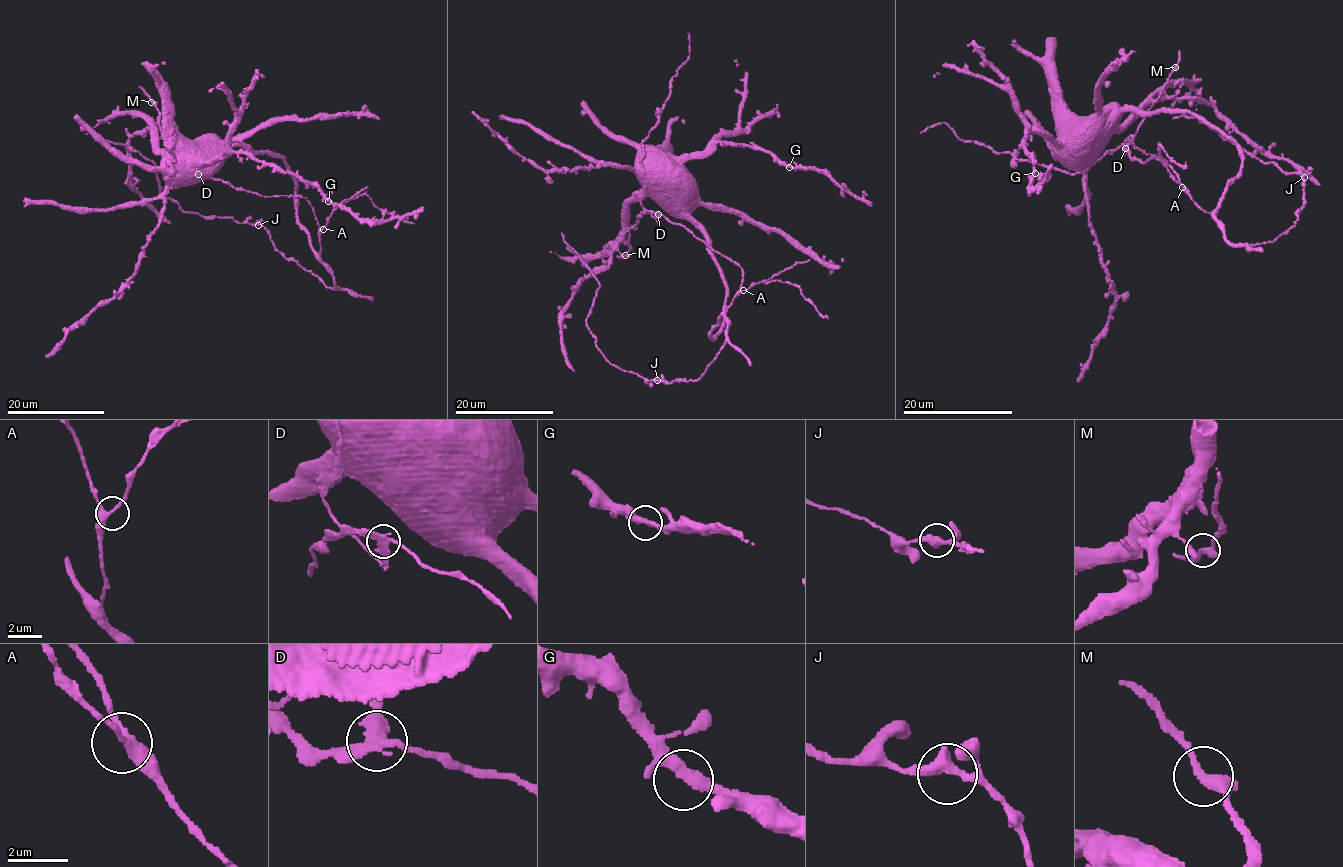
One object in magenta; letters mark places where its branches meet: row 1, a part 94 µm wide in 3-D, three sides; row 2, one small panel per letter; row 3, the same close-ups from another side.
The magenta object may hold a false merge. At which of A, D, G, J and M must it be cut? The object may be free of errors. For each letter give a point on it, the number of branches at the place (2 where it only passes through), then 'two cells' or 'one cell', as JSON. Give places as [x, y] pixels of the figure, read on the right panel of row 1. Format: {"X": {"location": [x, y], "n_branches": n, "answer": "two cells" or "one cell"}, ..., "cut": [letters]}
{"A": {"location": [1182, 187], "n_branches": 3, "answer": "one cell"}, "D": {"location": [1125, 148], "n_branches": 3, "answer": "two cells"}, "G": {"location": [1035, 173], "n_branches": 3, "answer": "one cell"}, "J": {"location": [1304, 177], "n_branches": 3, "answer": "one cell"}, "M": {"location": [1175, 67], "n_branches": 3, "answer": "one cell"}, "cut": ["D"]}

